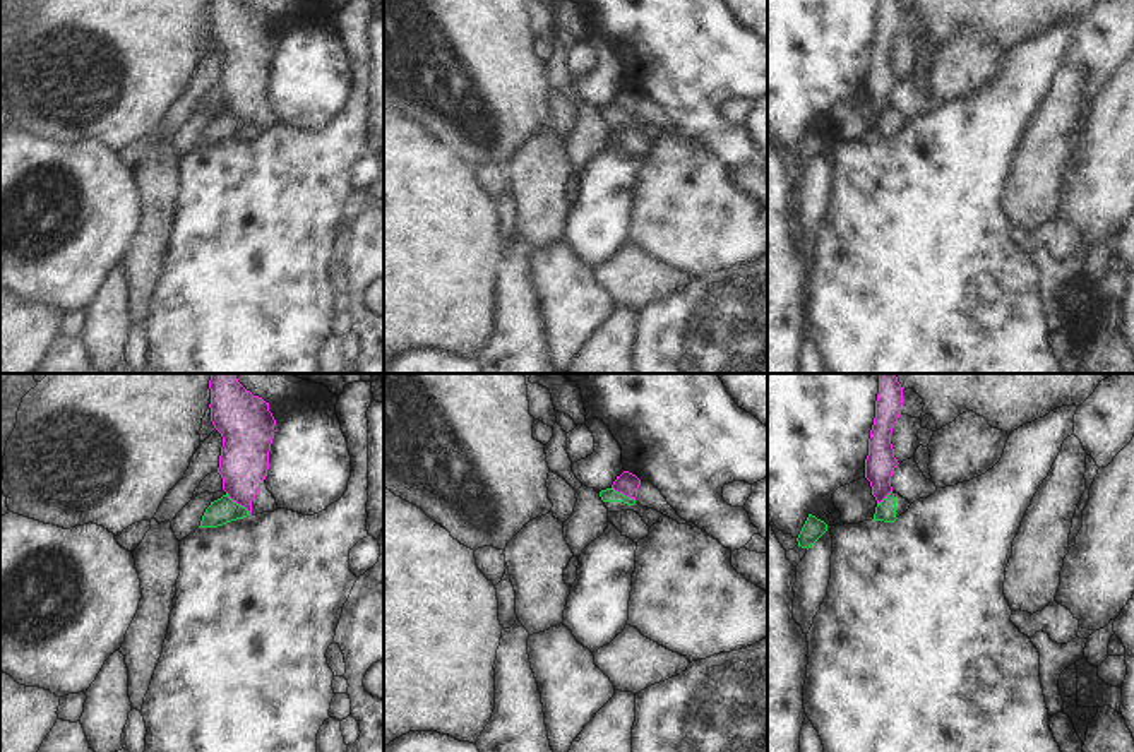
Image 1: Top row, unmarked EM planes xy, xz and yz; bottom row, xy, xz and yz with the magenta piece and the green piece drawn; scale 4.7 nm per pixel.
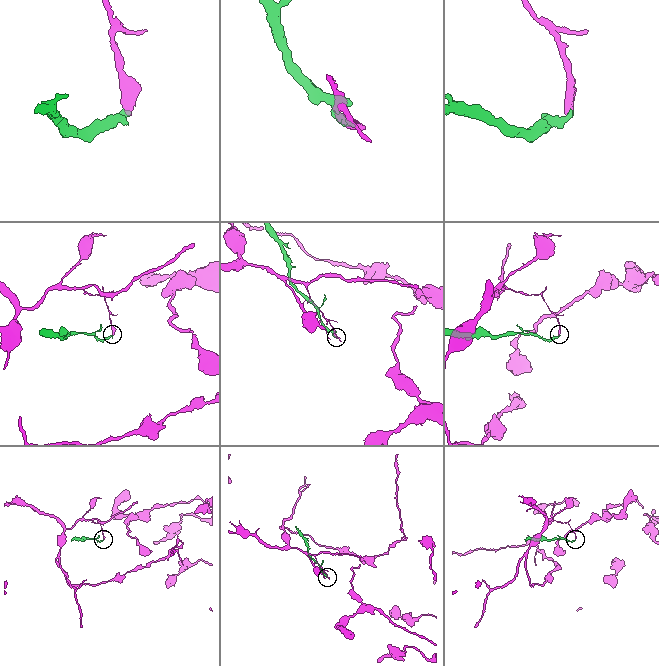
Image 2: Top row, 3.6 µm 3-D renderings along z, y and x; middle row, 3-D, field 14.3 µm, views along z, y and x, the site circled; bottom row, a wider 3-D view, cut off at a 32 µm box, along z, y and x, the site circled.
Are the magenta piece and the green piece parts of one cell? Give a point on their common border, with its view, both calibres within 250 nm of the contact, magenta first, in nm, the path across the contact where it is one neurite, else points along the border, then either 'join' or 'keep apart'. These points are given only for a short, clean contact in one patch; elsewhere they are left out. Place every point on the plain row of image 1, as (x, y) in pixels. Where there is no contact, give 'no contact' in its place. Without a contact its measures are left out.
xy (238, 120) | 240/120 nm | along xy (226, 108), (249, 131) | keep apart

